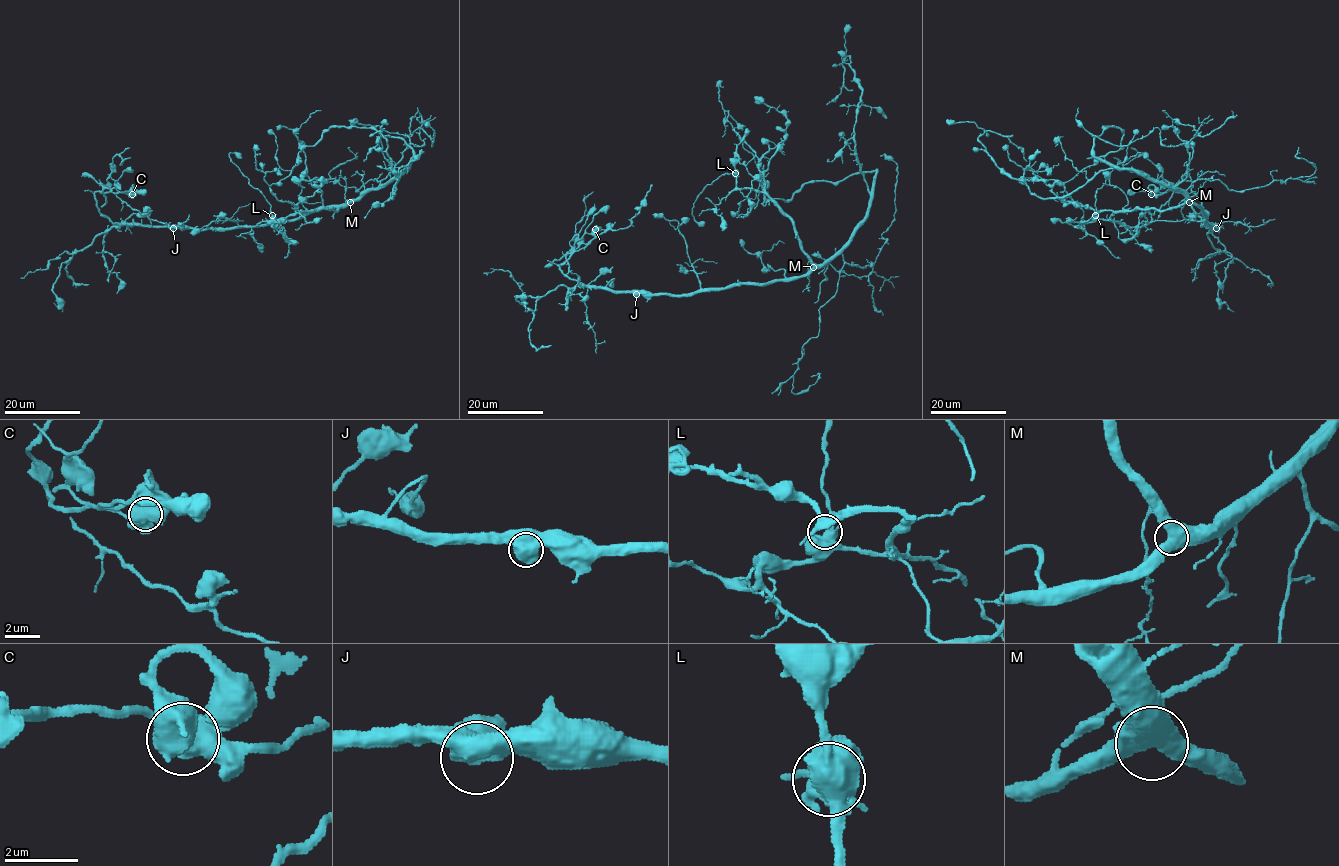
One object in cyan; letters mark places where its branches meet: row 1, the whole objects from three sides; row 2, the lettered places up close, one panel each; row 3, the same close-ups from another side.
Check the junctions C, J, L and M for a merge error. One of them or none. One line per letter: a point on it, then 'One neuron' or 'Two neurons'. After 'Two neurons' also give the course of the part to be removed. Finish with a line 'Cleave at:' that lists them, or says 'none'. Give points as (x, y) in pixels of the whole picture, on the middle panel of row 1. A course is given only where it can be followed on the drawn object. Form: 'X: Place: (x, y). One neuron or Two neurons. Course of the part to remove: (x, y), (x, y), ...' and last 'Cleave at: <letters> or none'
C: Place: (595, 229). Two neurons. Course of the part to remove: (595, 229), (595, 237), (580, 244), (580, 230), (594, 204)
J: Place: (636, 294). One neuron
L: Place: (735, 173). One neuron
M: Place: (813, 267). One neuron
Cleave at: C

